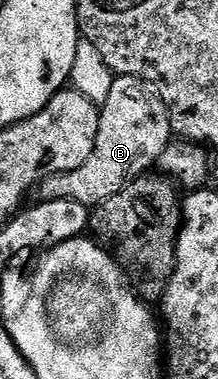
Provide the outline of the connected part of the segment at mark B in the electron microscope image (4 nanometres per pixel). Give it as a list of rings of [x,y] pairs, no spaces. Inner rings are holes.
[[[119,75],[113,80],[107,100],[101,103],[98,112],[96,149],[92,157],[88,157],[80,169],[50,175],[38,184],[36,195],[41,202],[67,199],[80,201],[80,205],[93,209],[97,203],[120,193],[133,179],[143,178],[153,168],[150,166],[161,160],[172,142],[171,116],[157,94],[146,90],[150,90],[147,84],[136,77]]]

